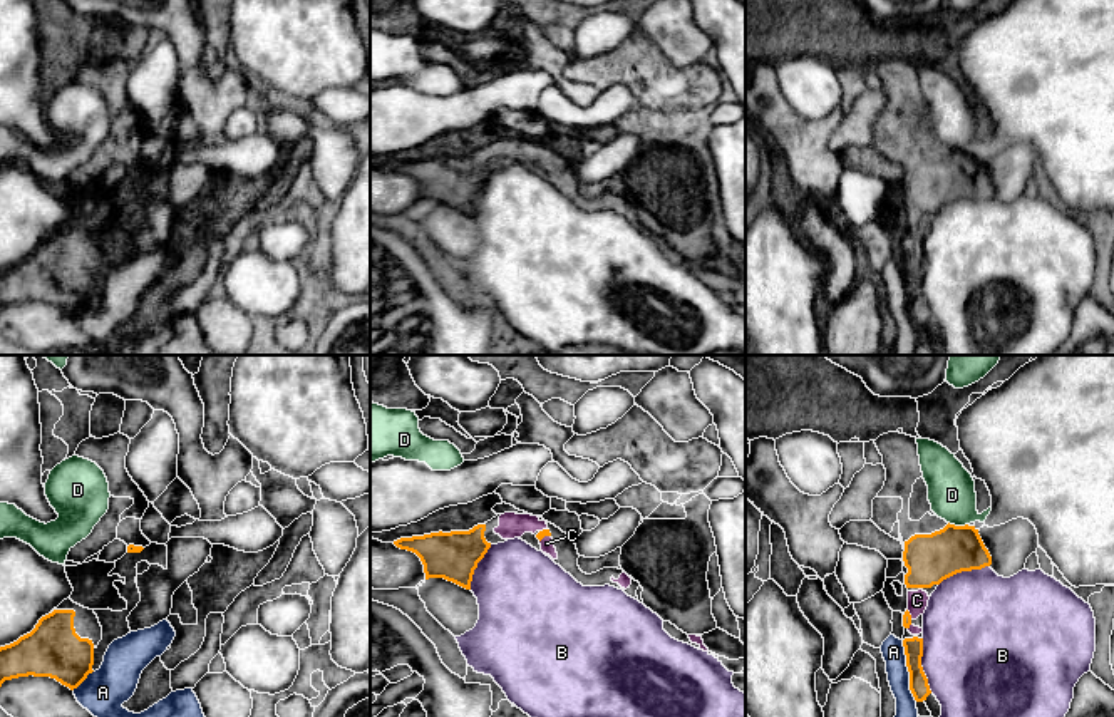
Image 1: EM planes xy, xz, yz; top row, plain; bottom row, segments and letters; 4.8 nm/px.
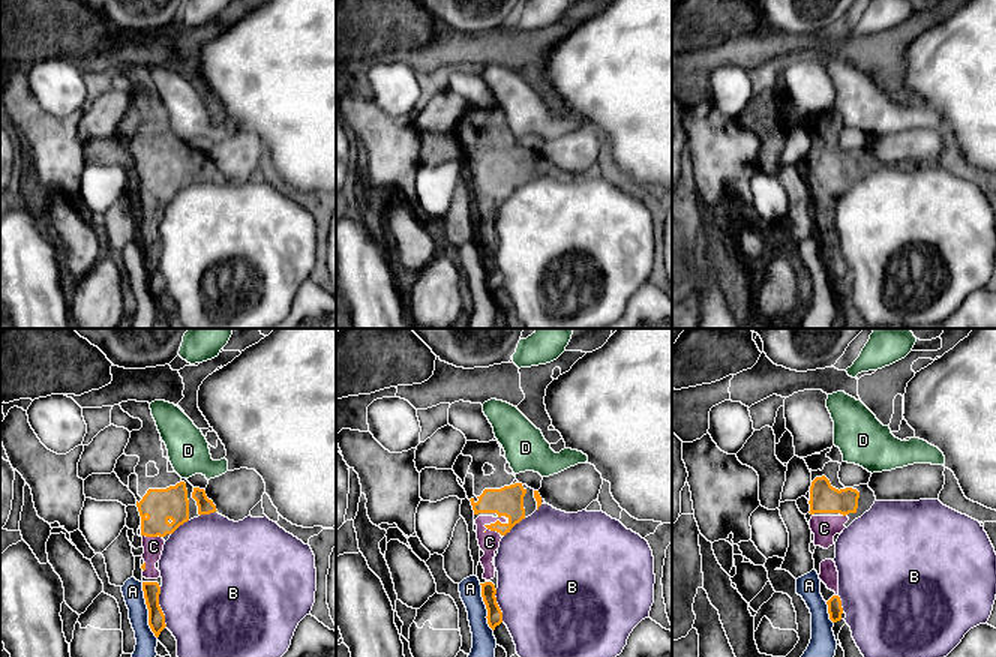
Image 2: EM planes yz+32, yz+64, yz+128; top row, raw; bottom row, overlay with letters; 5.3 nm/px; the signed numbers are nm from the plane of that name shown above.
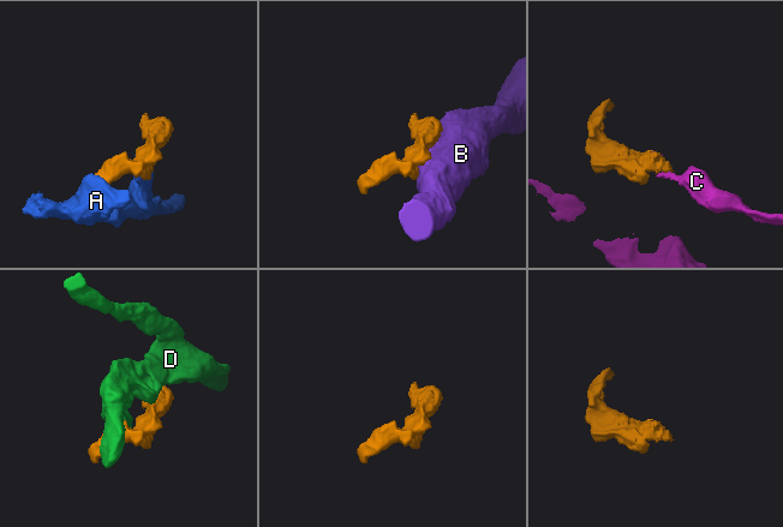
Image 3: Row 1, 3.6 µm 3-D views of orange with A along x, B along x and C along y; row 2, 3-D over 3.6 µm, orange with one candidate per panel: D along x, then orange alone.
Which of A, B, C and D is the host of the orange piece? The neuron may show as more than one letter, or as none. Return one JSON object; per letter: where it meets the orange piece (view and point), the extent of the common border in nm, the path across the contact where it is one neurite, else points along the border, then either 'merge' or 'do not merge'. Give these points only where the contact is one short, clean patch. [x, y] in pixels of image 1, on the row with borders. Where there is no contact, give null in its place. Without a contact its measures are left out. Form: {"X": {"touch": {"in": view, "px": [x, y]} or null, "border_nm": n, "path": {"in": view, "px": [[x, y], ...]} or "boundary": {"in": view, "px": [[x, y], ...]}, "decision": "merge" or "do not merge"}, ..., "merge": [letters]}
{"A": {"touch": {"in": "yz", "px": [908, 670]}, "border_nm": 300, "decision": "do not merge"}, "B": {"touch": {"in": "yz", "px": [920, 665]}, "border_nm": 260, "decision": "do not merge"}, "C": {"touch": {"in": "xz", "px": [545, 535]}, "border_nm": 70, "decision": "merge"}, "D": {"touch": {"in": "yz", "px": [959, 526]}, "border_nm": 100, "decision": "do not merge"}, "merge": ["C"]}

